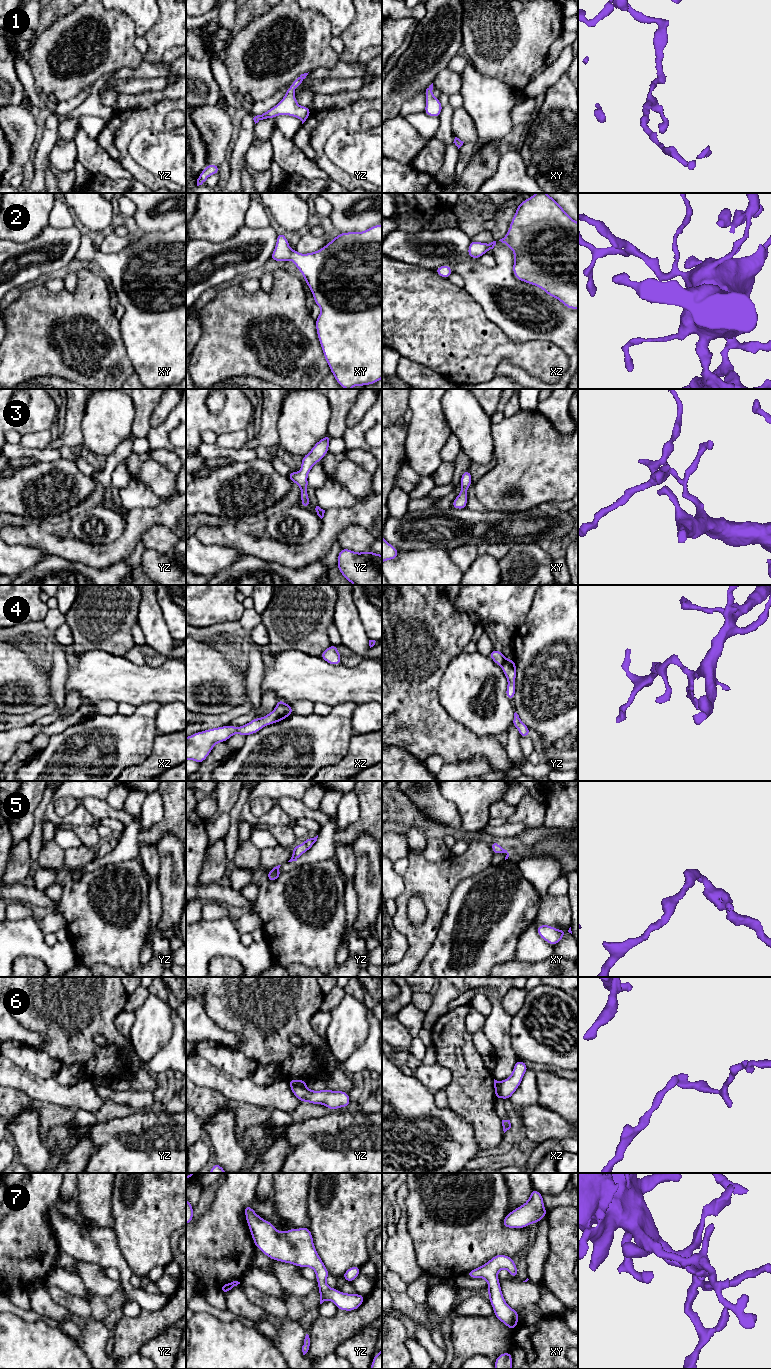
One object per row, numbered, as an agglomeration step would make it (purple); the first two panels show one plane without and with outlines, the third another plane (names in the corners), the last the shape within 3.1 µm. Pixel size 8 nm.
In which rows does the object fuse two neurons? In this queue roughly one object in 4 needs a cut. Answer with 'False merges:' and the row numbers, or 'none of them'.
False merges: 4, 6

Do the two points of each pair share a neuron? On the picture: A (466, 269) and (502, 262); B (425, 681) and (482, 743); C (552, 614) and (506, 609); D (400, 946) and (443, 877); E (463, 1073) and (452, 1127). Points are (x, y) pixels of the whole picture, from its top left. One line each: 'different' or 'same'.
A: same
B: same
C: different
D: different
E: different

